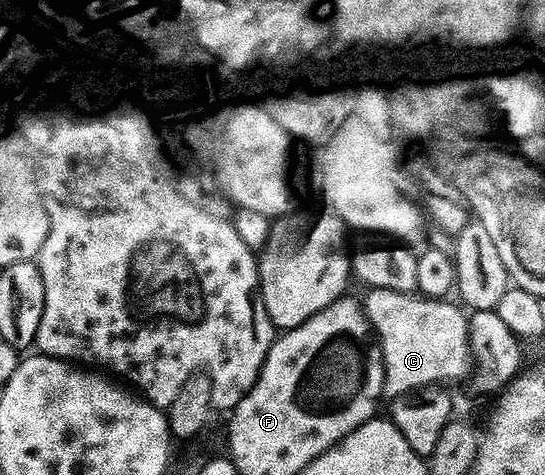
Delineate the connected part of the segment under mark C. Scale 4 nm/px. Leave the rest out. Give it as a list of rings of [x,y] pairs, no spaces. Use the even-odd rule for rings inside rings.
[[[371,289],[365,295],[364,317],[367,322],[370,320],[369,328],[374,333],[378,332],[377,344],[382,350],[382,361],[386,368],[385,392],[390,397],[405,398],[410,395],[405,393],[410,393],[413,389],[426,391],[431,387],[446,387],[449,381],[471,376],[470,322],[467,314],[457,304],[449,305],[450,301],[446,299],[431,300],[422,295],[397,293],[391,289]]]

